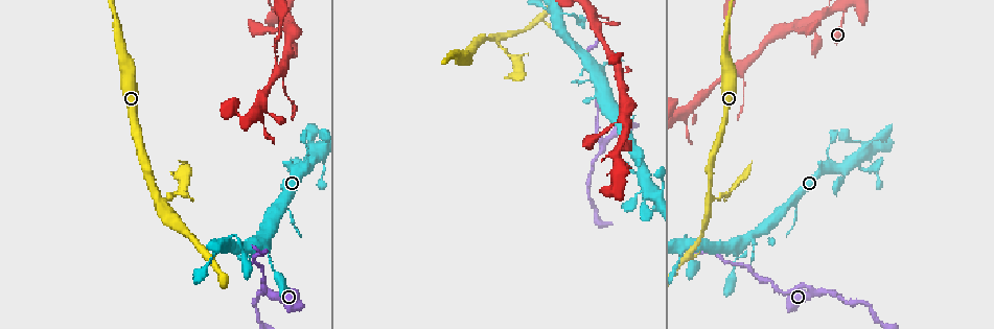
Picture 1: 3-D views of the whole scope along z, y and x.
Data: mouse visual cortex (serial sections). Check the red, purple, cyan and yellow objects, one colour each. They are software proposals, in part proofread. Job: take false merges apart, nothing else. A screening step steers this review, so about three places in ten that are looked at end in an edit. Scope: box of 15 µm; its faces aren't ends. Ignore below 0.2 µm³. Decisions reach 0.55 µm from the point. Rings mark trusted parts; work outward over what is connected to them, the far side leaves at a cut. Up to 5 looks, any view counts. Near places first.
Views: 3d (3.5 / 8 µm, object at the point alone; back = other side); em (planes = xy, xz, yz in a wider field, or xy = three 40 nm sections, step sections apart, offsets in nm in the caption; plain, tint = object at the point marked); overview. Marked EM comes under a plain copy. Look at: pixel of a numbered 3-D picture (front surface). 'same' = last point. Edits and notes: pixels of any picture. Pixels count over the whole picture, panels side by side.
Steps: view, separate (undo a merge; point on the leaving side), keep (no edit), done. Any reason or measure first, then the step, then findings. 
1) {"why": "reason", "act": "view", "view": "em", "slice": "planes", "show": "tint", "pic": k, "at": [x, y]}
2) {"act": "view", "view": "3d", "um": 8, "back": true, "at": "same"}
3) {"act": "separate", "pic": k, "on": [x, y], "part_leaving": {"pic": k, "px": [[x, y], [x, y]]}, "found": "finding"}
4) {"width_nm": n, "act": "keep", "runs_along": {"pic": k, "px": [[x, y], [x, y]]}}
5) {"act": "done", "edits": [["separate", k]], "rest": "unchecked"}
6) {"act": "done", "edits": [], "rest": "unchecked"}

{"why": "calibre changes", "act": "view", "view": "3d", "um": 3.5, "pic": 1, "at": [810, 295]}

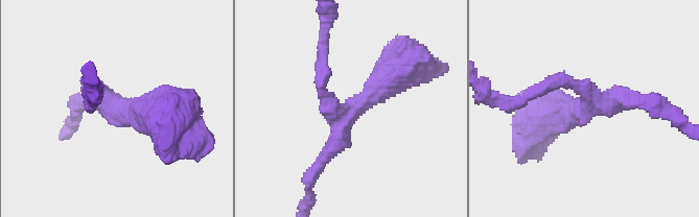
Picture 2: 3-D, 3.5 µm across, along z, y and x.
{"why": "now the EM", "act": "view", "view": "em", "slice": "xy", "step": 2, "show": "tint", "pic": 2, "at": [344, 114]}

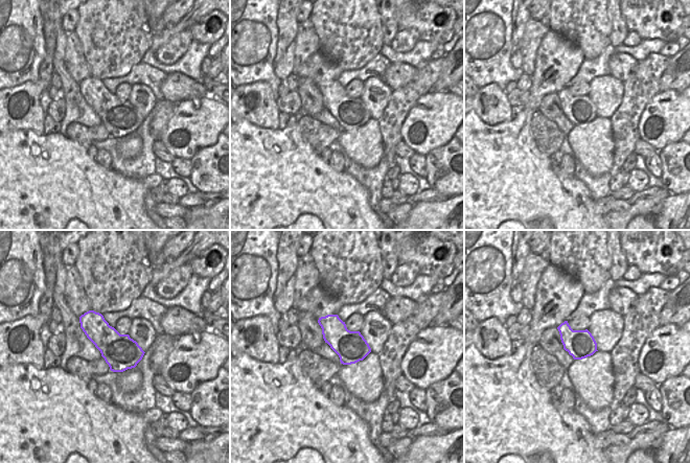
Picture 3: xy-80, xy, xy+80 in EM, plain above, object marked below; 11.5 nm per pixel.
{"arm_widths_nm": [200, 200, 500], "act": "keep", "runs_along": {"pic": 2, "px": [[165, 114], [117, 111], [88, 88]]}, "found": "continuous, no second cell"}

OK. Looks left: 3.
{"why": "three arms meet", "act": "view", "view": "3d", "um": 3.5, "pic": 1, "at": [159, 200]}

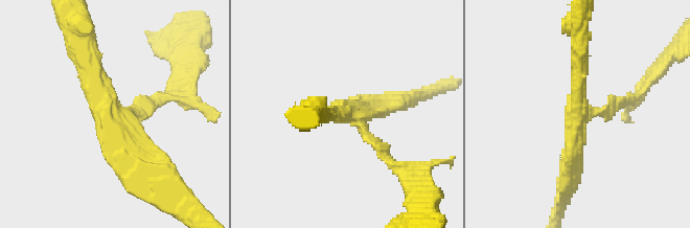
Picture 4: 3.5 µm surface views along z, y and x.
{"arms": 3, "arm_widths_nm": [150, 250, 300], "why": "now the EM", "act": "view", "view": "em", "slice": "xy", "step": 1, "show": "tint", "pic": 4, "at": [112, 121]}

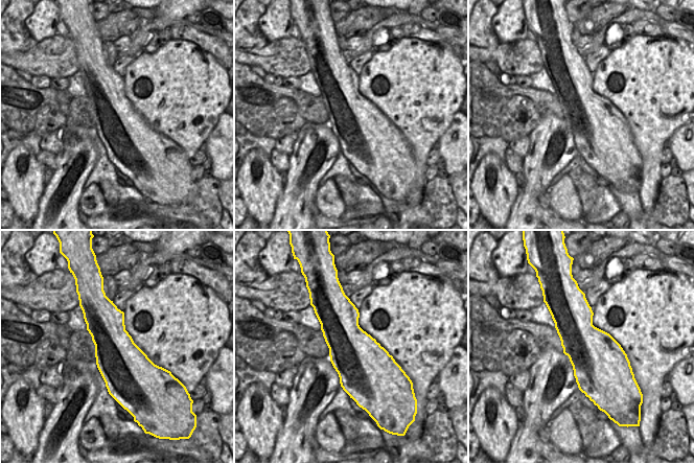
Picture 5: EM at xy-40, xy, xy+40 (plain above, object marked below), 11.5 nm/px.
{"act": "separate", "pic": 4, "on": [388, 159], "part_leaving": {"pic": 4, "px": [[365, 130], [422, 195]]}, "found": "a second cell is stuck on"}

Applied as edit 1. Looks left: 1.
{"act": "done", "edits": [["separate", 4]], "rest": "unchecked"}

